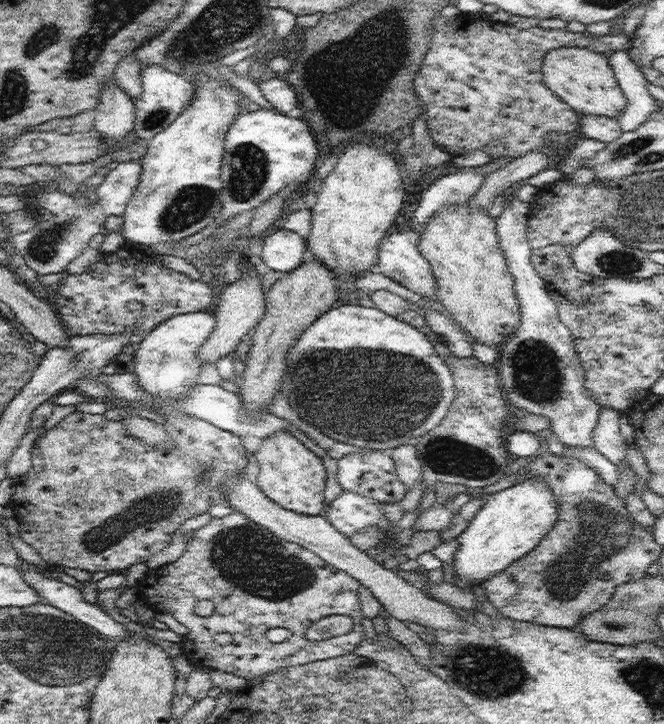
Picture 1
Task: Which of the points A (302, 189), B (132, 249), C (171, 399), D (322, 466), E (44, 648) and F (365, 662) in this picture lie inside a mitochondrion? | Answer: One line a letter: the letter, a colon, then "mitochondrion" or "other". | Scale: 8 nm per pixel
A: other
B: other
C: mitochondrion
D: other
E: mitochondrion
F: other

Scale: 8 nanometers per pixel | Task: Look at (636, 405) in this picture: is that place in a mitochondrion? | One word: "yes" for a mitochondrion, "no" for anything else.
no

